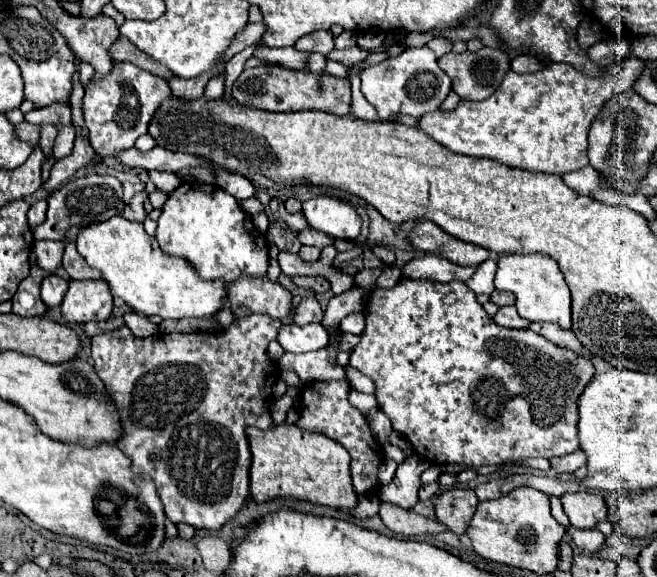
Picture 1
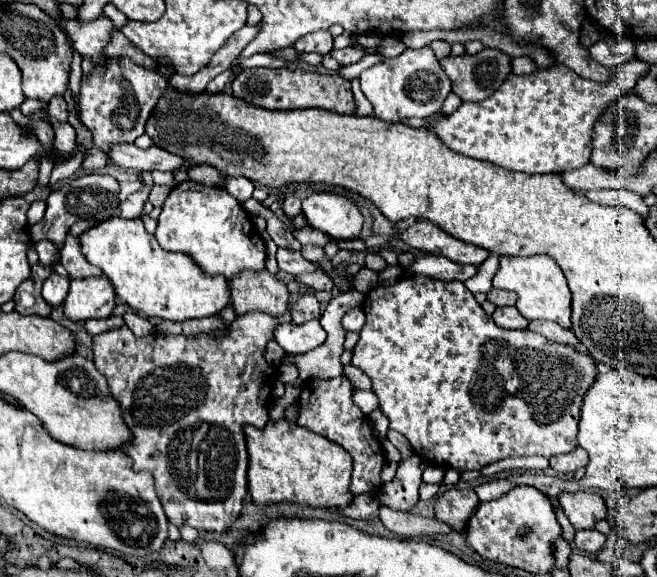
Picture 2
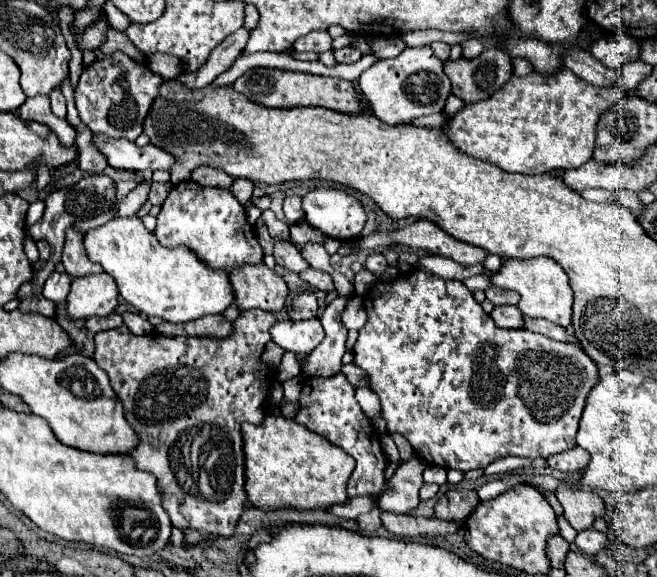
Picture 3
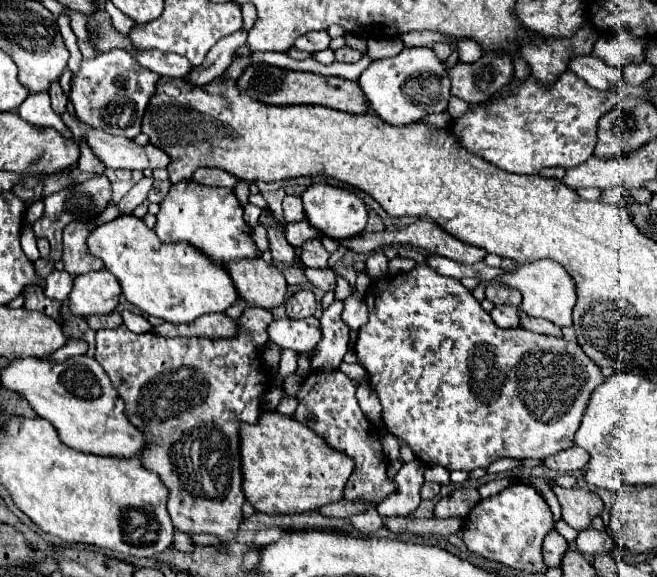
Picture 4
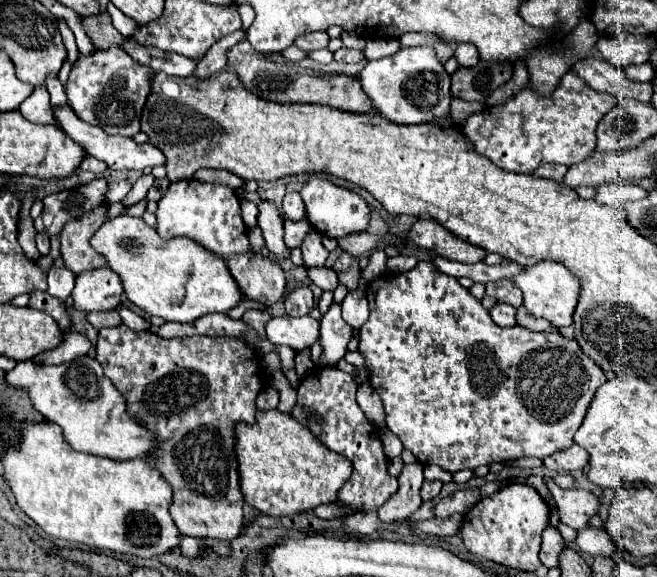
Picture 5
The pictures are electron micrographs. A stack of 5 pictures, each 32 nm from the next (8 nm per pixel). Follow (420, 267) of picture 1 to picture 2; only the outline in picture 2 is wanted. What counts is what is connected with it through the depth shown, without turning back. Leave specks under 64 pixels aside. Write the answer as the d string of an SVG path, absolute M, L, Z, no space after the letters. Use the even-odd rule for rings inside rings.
M424 254L420 258L416 258L414 264L410 264L406 268L406 274L424 274L424 276L432 276L438 280L468 280L478 272L478 266L464 266L464 264L456 264L444 256L436 256L436 254Z

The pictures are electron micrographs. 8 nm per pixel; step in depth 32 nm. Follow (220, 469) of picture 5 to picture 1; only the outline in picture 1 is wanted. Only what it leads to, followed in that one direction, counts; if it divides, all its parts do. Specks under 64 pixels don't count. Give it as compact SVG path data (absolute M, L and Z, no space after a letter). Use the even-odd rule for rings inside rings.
M246 316L244 320L234 320L226 330L222 332L198 332L198 334L154 334L148 338L136 338L126 326L114 330L114 332L104 332L92 338L92 358L94 358L94 368L98 376L106 382L108 396L114 400L118 412L120 412L120 422L124 430L124 438L120 440L118 448L132 460L132 472L134 474L150 474L158 496L164 504L164 512L170 522L174 524L190 524L194 528L206 528L206 530L220 530L226 522L230 522L240 506L244 504L248 496L248 470L250 470L250 450L248 450L248 438L246 438L246 428L254 426L262 430L267 430L272 424L270 418L270 404L272 402L272 386L278 380L280 372L278 366L268 360L266 350L268 342L276 338L282 322L272 320L270 316Z

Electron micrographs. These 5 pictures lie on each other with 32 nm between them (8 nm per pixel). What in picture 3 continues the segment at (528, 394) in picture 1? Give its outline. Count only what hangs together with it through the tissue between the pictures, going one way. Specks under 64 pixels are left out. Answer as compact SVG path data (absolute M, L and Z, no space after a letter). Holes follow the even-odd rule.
M420 268L400 274L394 280L378 280L364 296L364 306L368 312L368 322L360 330L358 342L354 344L354 356L356 364L366 372L370 380L370 388L380 396L382 404L382 416L388 424L390 432L398 432L404 436L410 446L414 448L416 456L422 458L426 464L442 466L442 468L456 468L462 472L474 470L474 468L486 468L490 462L498 458L506 458L510 454L522 454L522 456L542 456L548 458L550 454L560 454L576 446L574 436L578 432L578 422L582 418L584 402L588 398L588 392L592 386L600 380L598 376L598 366L584 354L580 346L574 342L560 342L552 340L534 332L528 332L526 328L518 330L500 330L494 320L482 310L482 306L474 300L472 292L456 280L440 280L440 276L432 276Z

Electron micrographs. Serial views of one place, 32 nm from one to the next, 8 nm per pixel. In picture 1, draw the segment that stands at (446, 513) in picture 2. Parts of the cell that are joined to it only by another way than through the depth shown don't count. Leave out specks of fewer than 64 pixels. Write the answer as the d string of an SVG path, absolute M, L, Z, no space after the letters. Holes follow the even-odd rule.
M446 490L444 494L440 494L434 502L436 506L436 518L448 526L450 532L454 534L464 534L468 528L468 522L472 520L476 506L478 506L478 498L474 494L474 490Z

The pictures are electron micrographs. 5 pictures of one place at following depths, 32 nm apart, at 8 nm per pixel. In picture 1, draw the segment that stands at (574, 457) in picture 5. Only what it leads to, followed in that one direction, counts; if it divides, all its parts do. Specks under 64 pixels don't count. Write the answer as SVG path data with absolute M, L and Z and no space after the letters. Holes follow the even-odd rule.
M576 450L576 452L572 452L572 454L552 458L550 464L552 464L552 468L554 468L558 474L572 474L574 470L578 470L580 466L586 464L586 454L584 454L582 450Z

